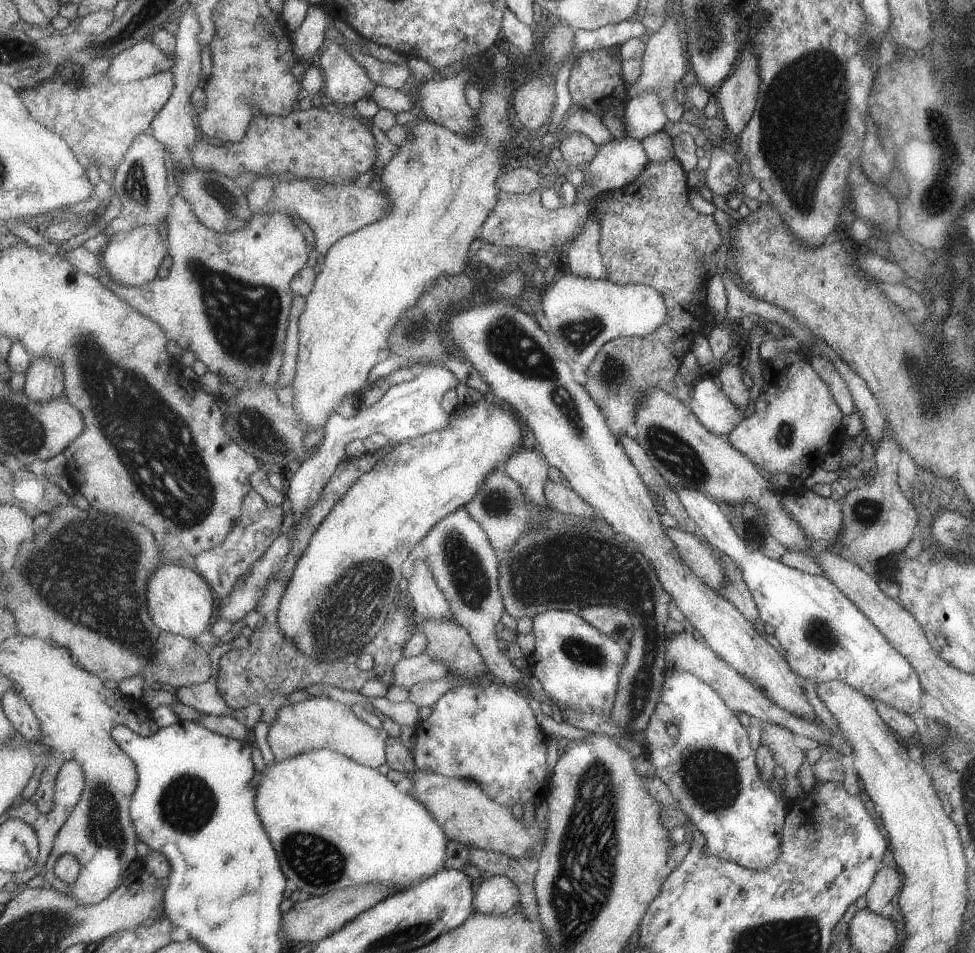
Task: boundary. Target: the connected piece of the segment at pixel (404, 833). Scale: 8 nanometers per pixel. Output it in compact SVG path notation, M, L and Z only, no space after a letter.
M323 748L323 750L311 750L311 752L303 752L295 758L287 758L283 762L275 762L273 764L265 764L261 772L261 782L257 784L257 812L275 844L275 850L279 852L279 862L283 864L283 872L289 880L293 880L297 884L297 888L309 892L311 896L325 896L333 890L343 890L343 888L351 888L351 886L359 886L359 884L387 884L391 888L395 888L397 892L401 890L409 890L413 886L419 886L421 882L425 882L427 878L435 876L437 872L443 870L443 864L445 864L445 850L447 850L447 832L443 826L439 826L437 818L433 816L433 812L429 808L423 808L425 804L419 802L411 792L409 794L403 794L395 782L389 782L387 776L383 776L379 770L375 768L369 768L369 766L363 766L359 764L357 760L341 754L341 752L335 752L335 750L329 750L329 748Z

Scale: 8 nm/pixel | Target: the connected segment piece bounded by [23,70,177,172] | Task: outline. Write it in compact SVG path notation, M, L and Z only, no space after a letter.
M173 70L131 84L115 84L111 78L103 78L93 88L87 88L85 84L75 88L63 78L53 76L37 88L25 90L23 100L27 100L27 106L37 120L47 124L53 132L59 132L59 136L71 144L85 168L97 164L97 168L107 166L115 172L119 162L129 154L135 138L147 132L157 114L167 108L175 88L177 80Z

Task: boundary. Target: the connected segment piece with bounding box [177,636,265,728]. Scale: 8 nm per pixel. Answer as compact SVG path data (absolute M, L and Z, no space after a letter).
M237 636L233 642L229 644L219 644L215 648L211 648L211 660L213 660L213 678L205 684L197 684L191 688L181 688L177 690L177 698L181 700L181 704L193 706L201 712L205 712L207 716L233 716L237 720L247 722L251 728L255 728L255 724L259 720L263 720L263 706L251 704L245 710L237 710L231 708L231 704L227 704L227 700L221 694L219 688L219 674L221 674L221 660L225 654L233 652L233 650L243 650L249 646L249 640L243 636Z

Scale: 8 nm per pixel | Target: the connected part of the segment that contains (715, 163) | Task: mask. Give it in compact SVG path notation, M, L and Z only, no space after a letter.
M715 148L711 154L709 168L705 170L705 186L715 194L715 202L727 200L733 192L733 188L741 182L739 180L739 164L727 154L725 150Z

